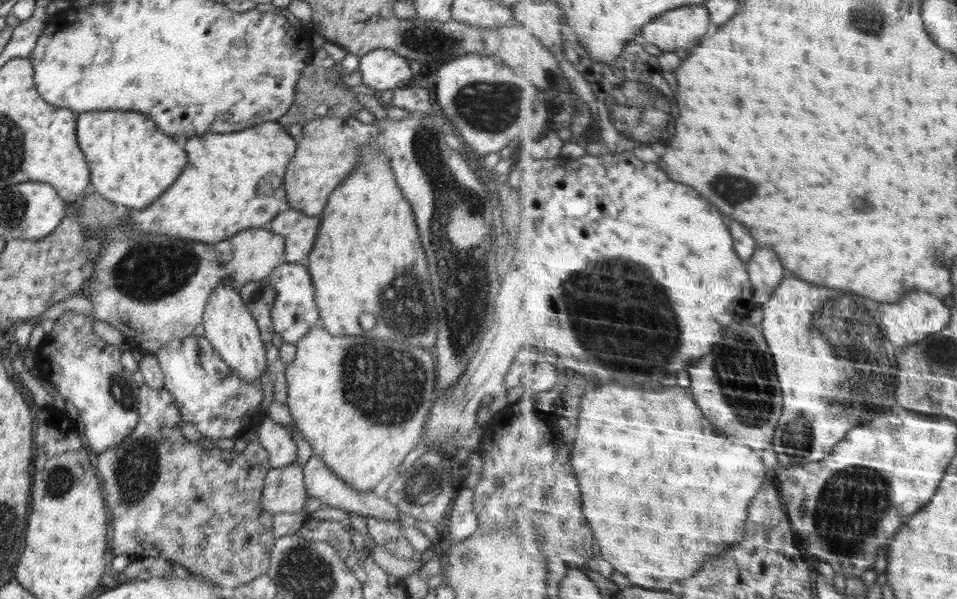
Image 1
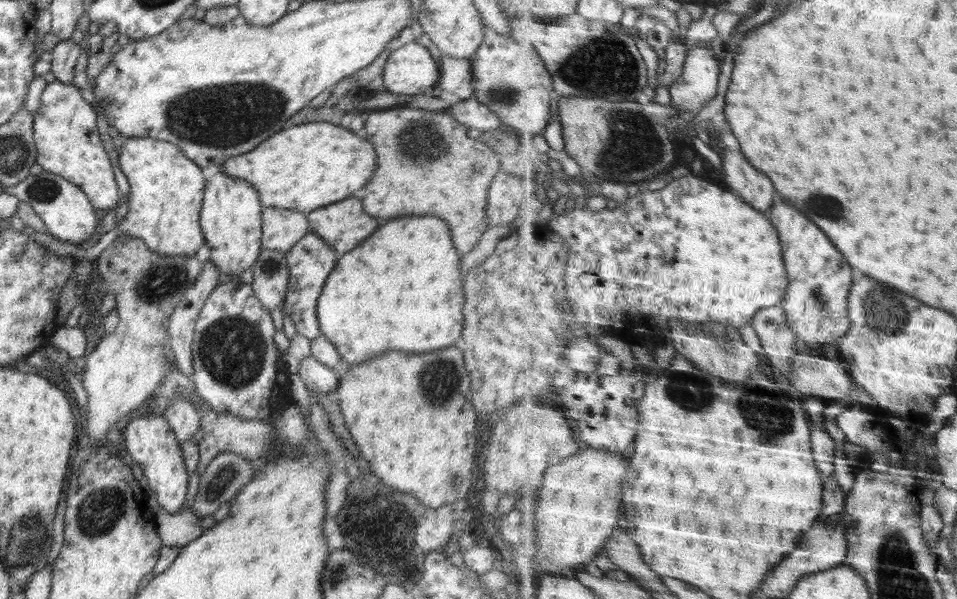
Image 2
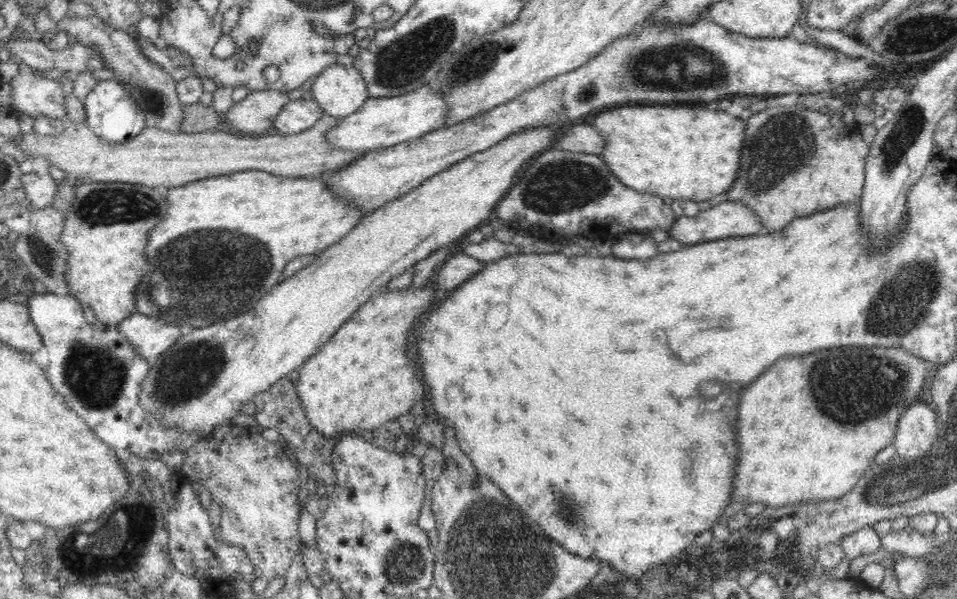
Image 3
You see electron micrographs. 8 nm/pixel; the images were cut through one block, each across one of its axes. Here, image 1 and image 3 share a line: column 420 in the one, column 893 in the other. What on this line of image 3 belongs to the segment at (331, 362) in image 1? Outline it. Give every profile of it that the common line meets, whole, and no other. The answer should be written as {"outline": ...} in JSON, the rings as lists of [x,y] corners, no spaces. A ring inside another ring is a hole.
{"outline":[[[840,347],[832,350],[816,350],[812,354],[804,356],[790,356],[774,362],[752,382],[748,388],[742,390],[736,406],[736,438],[738,438],[738,464],[734,474],[734,488],[732,488],[732,500],[740,502],[762,502],[766,506],[778,508],[800,502],[813,502],[818,500],[832,500],[844,496],[850,492],[854,485],[864,476],[869,476],[874,470],[872,460],[876,453],[884,446],[892,445],[895,439],[896,427],[903,412],[916,401],[924,398],[922,388],[928,384],[930,376],[934,377],[936,364],[914,356],[906,349],[885,348],[885,347]]]}

